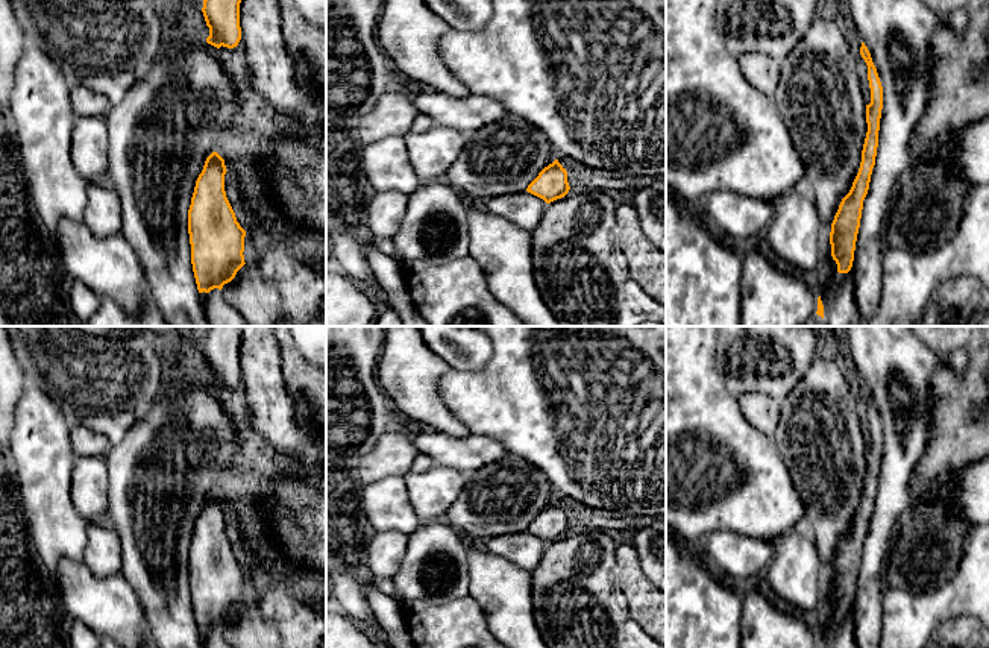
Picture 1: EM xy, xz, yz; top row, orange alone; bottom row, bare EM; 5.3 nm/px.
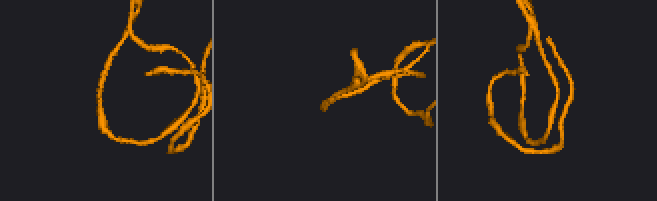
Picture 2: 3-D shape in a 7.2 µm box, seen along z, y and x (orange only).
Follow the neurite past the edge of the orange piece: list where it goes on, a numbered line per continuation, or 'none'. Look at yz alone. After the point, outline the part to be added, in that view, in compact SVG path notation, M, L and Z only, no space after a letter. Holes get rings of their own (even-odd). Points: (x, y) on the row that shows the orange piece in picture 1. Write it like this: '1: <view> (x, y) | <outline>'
none

